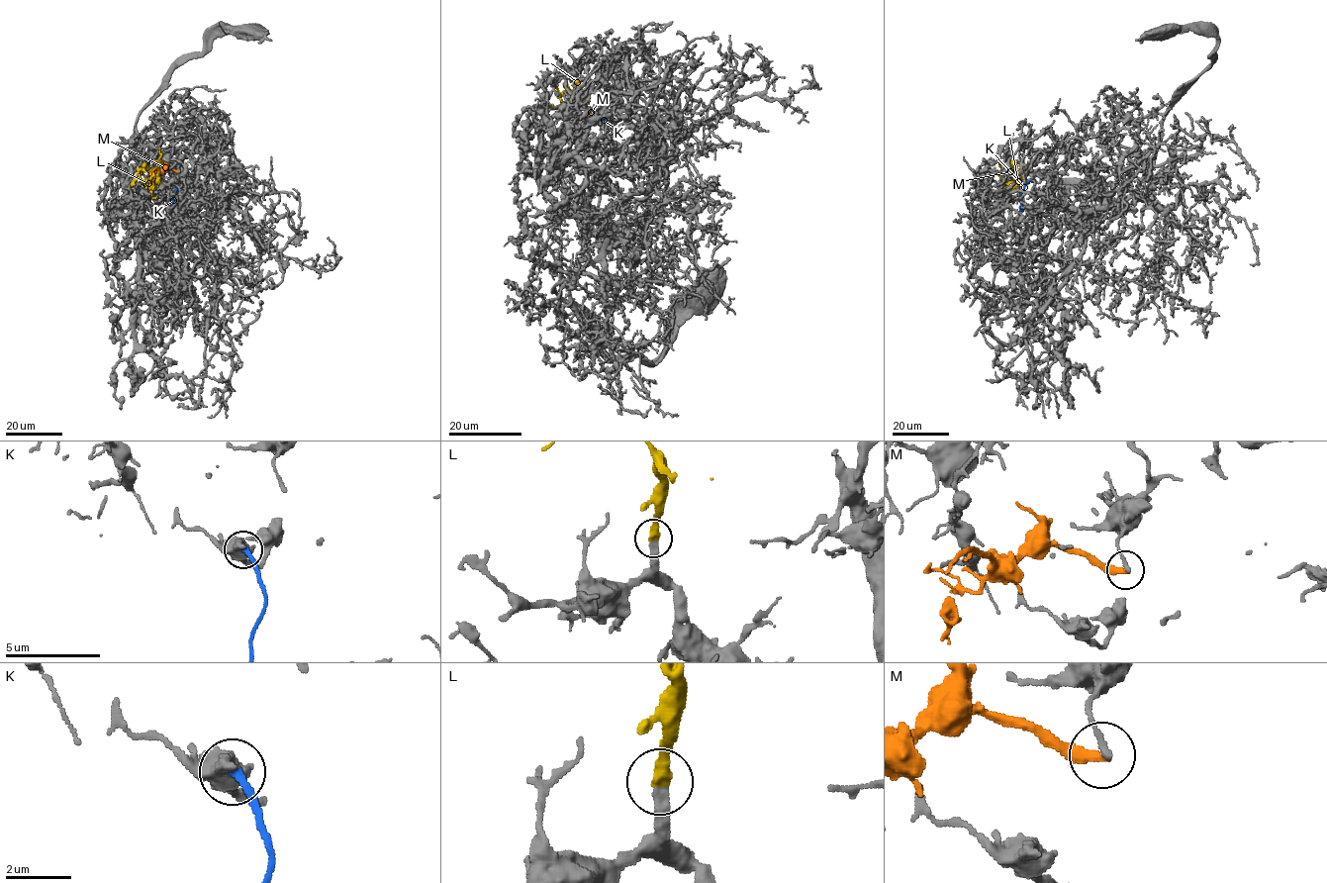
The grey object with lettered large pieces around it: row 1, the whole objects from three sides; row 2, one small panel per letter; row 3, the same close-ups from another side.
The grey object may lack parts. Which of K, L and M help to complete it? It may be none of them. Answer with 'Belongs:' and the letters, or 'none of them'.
Belongs: L

